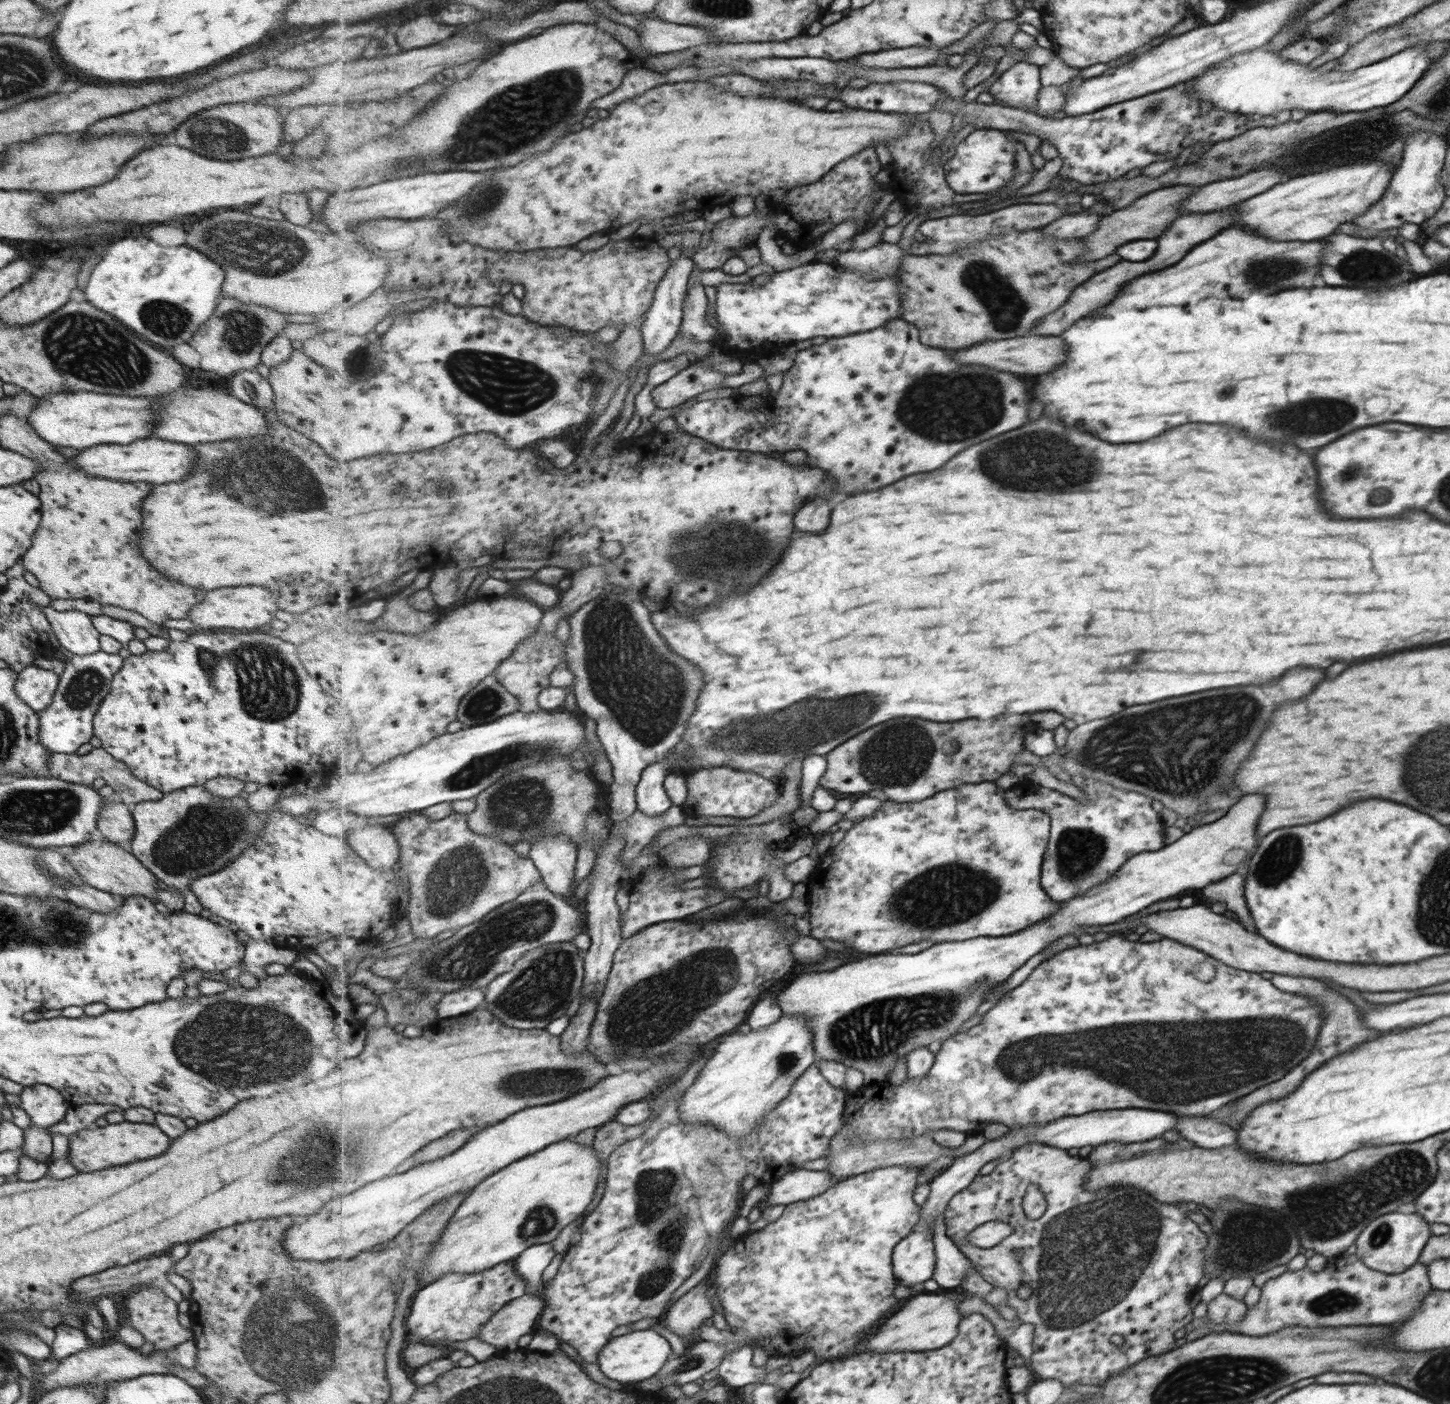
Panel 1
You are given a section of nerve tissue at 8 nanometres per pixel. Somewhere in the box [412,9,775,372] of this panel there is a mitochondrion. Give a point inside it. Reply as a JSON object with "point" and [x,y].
{"point":[521,116]}

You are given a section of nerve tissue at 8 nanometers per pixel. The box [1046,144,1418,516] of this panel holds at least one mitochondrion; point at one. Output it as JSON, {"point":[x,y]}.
{"point":[1325,415]}

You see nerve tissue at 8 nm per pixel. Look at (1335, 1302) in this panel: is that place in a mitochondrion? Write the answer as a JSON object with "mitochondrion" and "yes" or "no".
{"mitochondrion":"yes"}

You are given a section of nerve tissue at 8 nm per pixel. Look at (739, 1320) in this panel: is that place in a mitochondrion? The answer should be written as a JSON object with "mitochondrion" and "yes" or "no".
{"mitochondrion":"no"}

